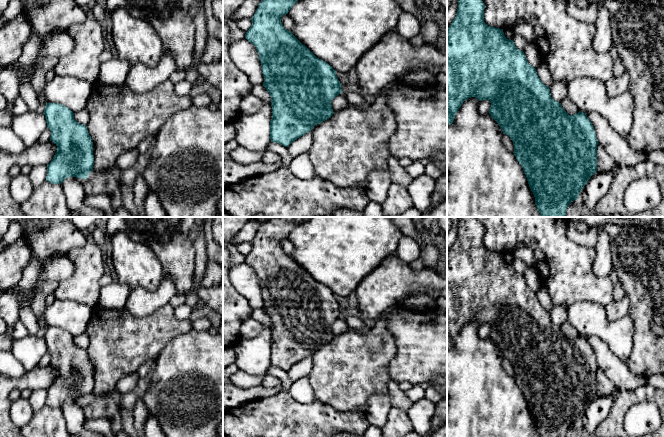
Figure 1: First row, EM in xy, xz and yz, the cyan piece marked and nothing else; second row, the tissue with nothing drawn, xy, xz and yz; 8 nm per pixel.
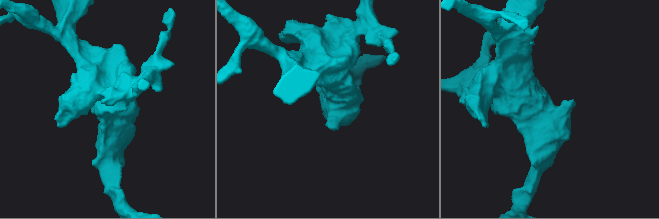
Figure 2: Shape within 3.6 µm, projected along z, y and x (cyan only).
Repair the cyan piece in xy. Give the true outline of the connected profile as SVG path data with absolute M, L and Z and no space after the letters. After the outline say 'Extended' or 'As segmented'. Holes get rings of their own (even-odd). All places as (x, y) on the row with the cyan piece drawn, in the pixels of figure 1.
M46 103L43 112L47 128L51 131L50 141L57 146L52 161L47 165L46 181L52 184L61 184L68 177L86 179L93 170L94 155L93 142L86 125L74 119L74 113L59 103Z. As segmented

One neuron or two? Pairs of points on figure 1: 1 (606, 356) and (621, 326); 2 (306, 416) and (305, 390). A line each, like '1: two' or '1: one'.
1: two
2: two

